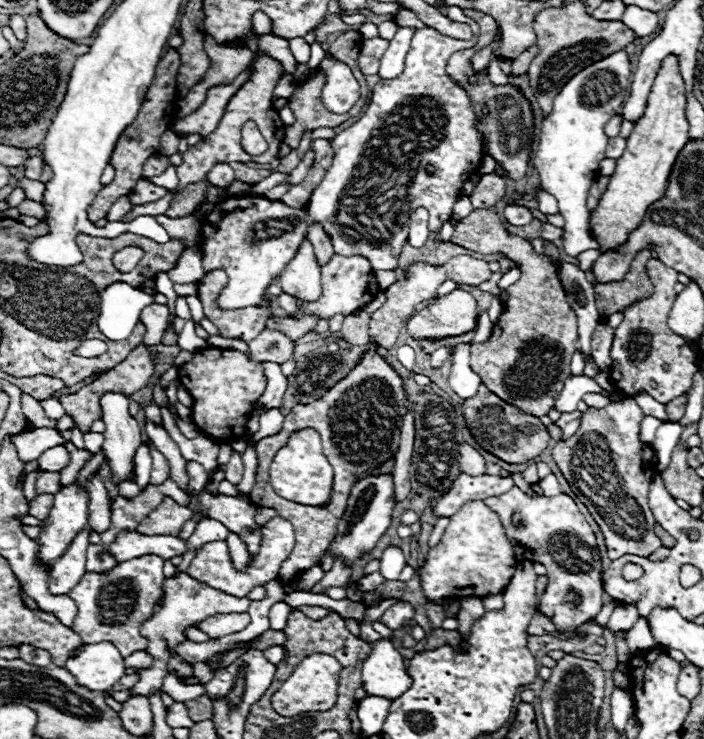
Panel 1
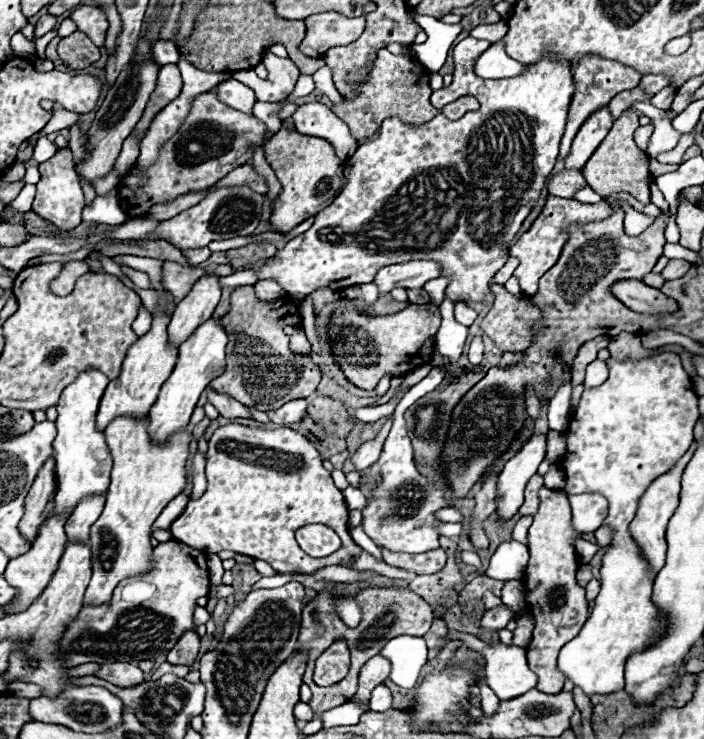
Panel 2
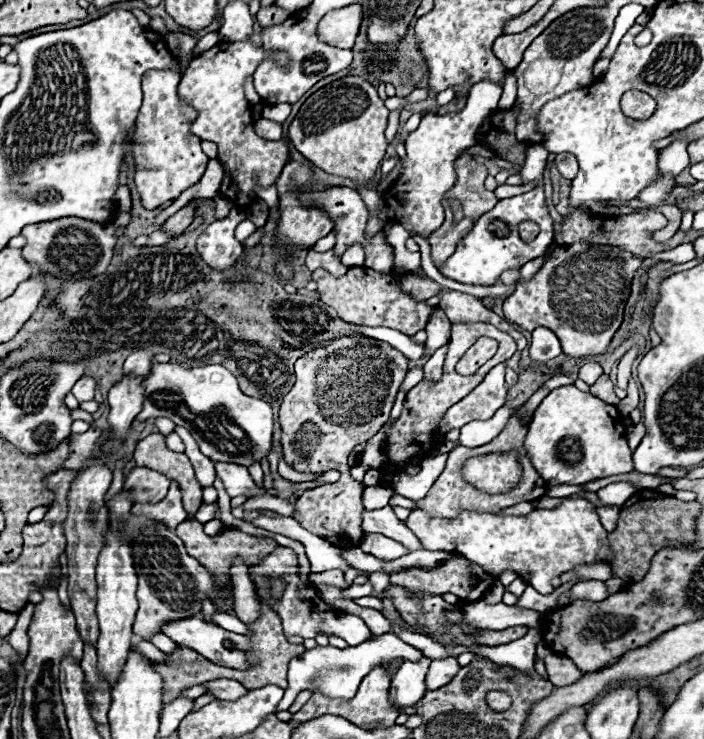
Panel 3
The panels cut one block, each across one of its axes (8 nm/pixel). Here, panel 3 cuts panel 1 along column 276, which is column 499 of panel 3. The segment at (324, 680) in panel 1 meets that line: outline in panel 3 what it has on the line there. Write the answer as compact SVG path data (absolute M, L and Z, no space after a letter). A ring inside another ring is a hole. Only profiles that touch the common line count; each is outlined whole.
M490 692L486 696L486 702L490 708L494 708L496 712L504 712L506 710L506 692Z

